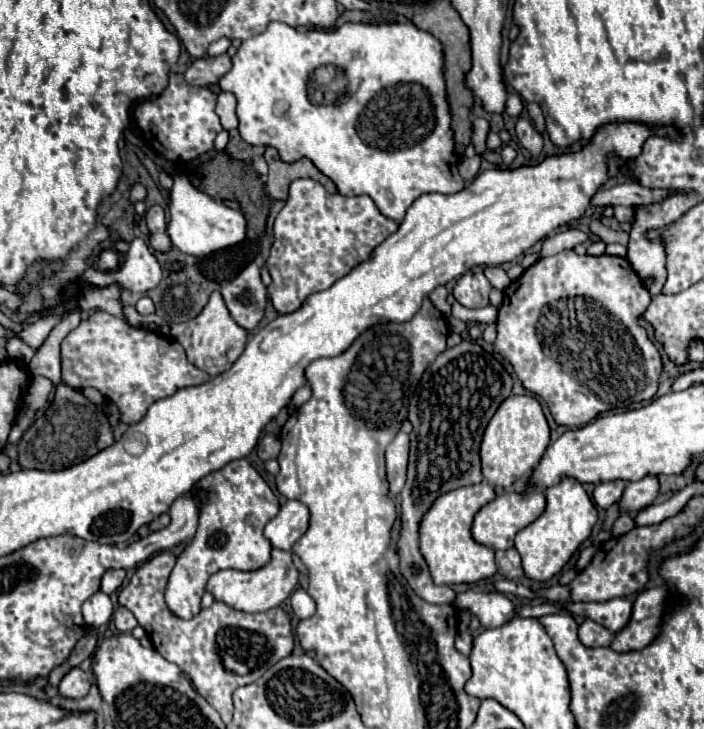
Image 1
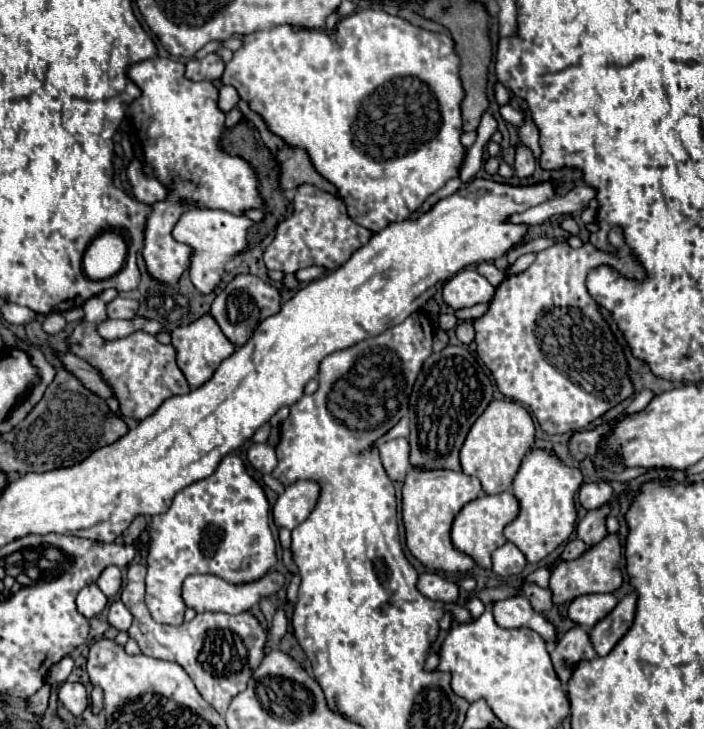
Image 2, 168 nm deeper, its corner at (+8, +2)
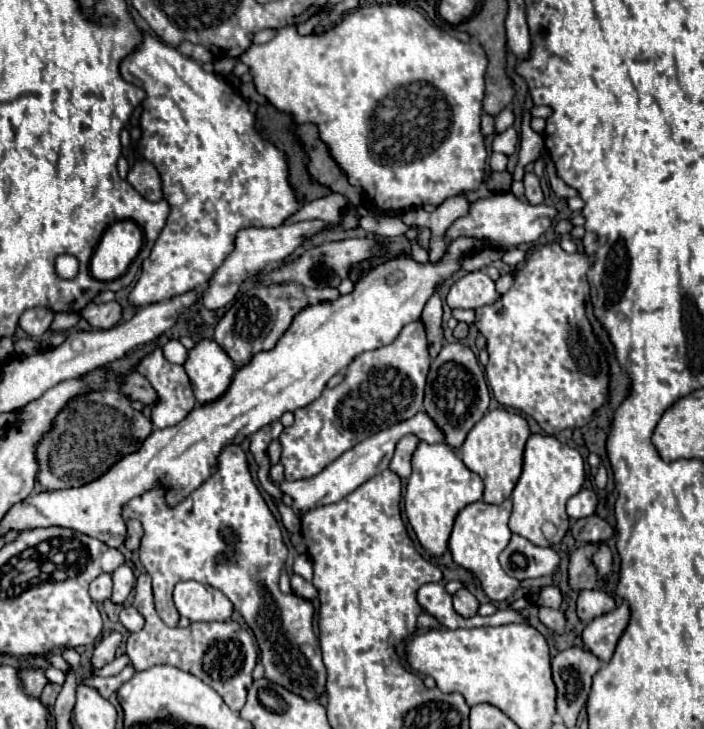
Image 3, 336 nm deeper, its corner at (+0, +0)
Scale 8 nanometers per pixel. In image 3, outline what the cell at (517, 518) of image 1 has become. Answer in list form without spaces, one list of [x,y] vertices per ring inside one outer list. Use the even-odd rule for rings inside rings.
[[[505,499],[499,505],[489,505],[485,501],[471,503],[457,515],[455,527],[453,527],[453,533],[449,539],[449,549],[451,549],[455,563],[473,571],[481,579],[483,591],[491,601],[507,601],[519,585],[519,581],[509,577],[499,565],[499,553],[507,547],[507,543],[511,539],[511,531],[507,527],[509,517],[511,517],[509,499]]]

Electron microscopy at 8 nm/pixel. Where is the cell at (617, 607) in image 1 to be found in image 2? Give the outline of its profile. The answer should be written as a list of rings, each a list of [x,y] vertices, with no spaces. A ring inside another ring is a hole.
[[[609,593],[579,595],[569,603],[569,617],[577,625],[593,627],[597,621],[601,621],[605,615],[609,615],[615,605],[617,605],[617,597],[609,595]]]

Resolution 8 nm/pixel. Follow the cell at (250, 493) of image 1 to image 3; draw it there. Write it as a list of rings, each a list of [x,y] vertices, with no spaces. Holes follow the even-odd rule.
[[[227,445],[219,455],[217,473],[209,477],[199,489],[195,489],[175,509],[169,509],[163,503],[163,499],[157,499],[157,493],[163,493],[163,491],[161,489],[147,491],[141,497],[131,499],[127,507],[123,509],[123,517],[139,519],[143,523],[145,535],[143,535],[143,543],[139,549],[139,559],[145,571],[153,579],[153,599],[155,599],[155,607],[163,623],[169,627],[179,625],[179,613],[173,607],[173,587],[179,581],[195,579],[201,583],[209,583],[231,599],[235,611],[239,611],[245,617],[247,625],[253,629],[259,649],[261,649],[261,663],[265,667],[265,677],[305,699],[319,699],[319,695],[325,691],[327,673],[321,661],[319,641],[313,635],[313,625],[311,625],[313,623],[313,605],[303,597],[283,597],[283,593],[279,591],[279,575],[287,561],[287,547],[283,543],[277,519],[269,511],[265,499],[261,497],[259,489],[255,487],[251,479],[245,451],[239,445]],[[257,565],[265,567],[261,575],[255,575]],[[257,581],[263,585],[265,597],[253,597]]]

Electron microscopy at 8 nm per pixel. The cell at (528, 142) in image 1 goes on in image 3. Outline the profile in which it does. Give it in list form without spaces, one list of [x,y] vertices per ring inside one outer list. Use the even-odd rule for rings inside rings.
[[[527,171],[525,177],[523,177],[523,183],[525,183],[525,197],[529,203],[537,205],[537,203],[543,203],[543,189],[541,189],[541,181],[539,177],[533,173],[533,171]]]

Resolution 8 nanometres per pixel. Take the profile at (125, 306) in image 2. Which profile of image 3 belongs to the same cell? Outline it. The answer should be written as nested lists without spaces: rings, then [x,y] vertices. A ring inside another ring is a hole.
[[[113,301],[111,305],[89,303],[89,305],[81,311],[81,317],[87,319],[87,321],[89,321],[93,327],[97,327],[97,329],[111,329],[111,327],[115,327],[115,325],[121,321],[121,317],[123,317],[123,307],[121,307],[117,301]],[[97,307],[101,307],[103,311],[101,311],[101,313],[95,311]],[[107,307],[111,307],[111,309],[107,309]]]

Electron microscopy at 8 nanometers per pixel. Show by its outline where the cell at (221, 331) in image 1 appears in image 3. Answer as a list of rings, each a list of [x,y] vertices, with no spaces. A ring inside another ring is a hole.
[[[201,339],[189,351],[183,367],[199,403],[209,403],[221,397],[235,373],[233,359],[229,359],[213,339]]]

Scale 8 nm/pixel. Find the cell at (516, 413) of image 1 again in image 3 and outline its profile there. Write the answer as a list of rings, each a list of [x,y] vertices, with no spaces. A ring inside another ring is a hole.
[[[495,409],[489,411],[467,435],[463,447],[461,447],[461,461],[467,469],[477,473],[485,483],[485,495],[483,501],[487,503],[503,503],[515,489],[517,479],[521,477],[523,469],[523,451],[525,443],[529,439],[529,423],[507,409]]]

